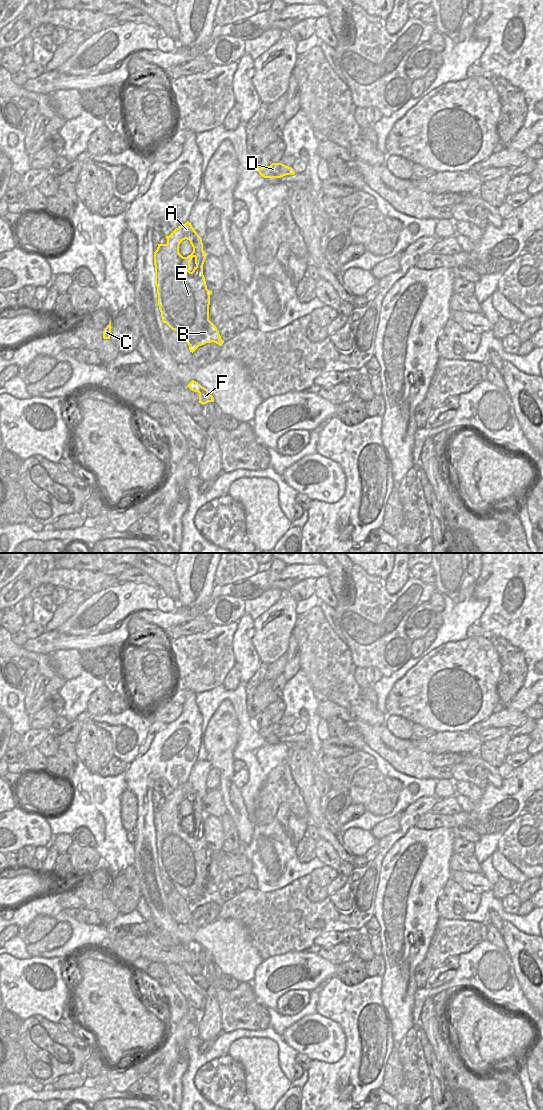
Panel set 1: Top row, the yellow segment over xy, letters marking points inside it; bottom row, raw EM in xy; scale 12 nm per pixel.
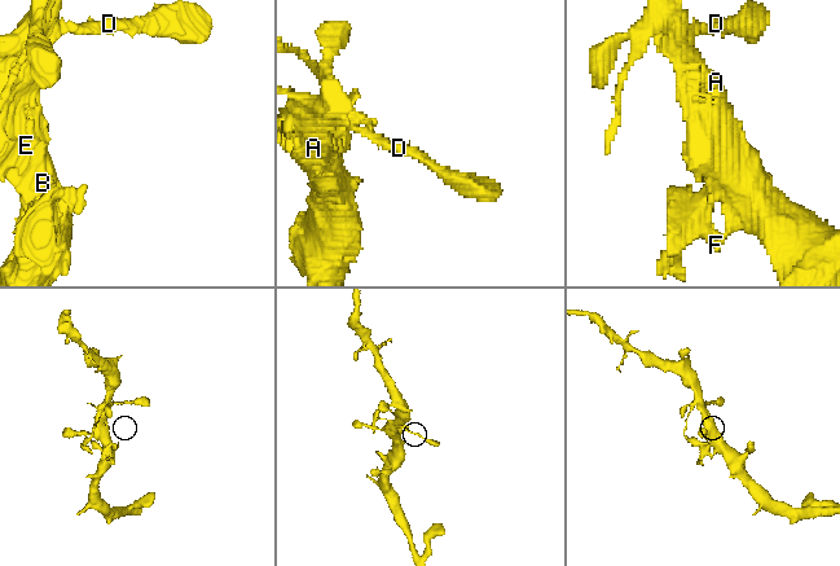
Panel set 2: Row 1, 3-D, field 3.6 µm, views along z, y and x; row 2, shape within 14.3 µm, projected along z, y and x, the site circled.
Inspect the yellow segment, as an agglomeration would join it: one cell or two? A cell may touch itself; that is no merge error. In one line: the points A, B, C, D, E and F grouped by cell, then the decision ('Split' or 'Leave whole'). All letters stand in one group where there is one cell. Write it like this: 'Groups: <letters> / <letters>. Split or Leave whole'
Groups: A B C D E / F. Split.

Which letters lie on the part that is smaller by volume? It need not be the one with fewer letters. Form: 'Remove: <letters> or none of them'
Remove: F.

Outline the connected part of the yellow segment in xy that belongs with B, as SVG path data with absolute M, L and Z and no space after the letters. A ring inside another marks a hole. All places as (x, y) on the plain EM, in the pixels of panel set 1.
M188 781L176 788L165 798L167 799L167 803L158 804L157 810L154 812L155 845L157 847L158 865L163 883L166 883L172 890L177 891L178 894L186 900L189 905L189 910L192 913L199 906L206 903L224 903L219 891L209 880L210 855L212 854L212 851L207 849L205 837L203 835L203 824L206 819L206 814L203 810L202 798ZM185 799L189 800L193 807L193 812L187 817L183 817L179 813L179 805Z

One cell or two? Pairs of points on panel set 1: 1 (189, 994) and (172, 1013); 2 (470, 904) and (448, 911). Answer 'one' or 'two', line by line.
1: two
2: two

